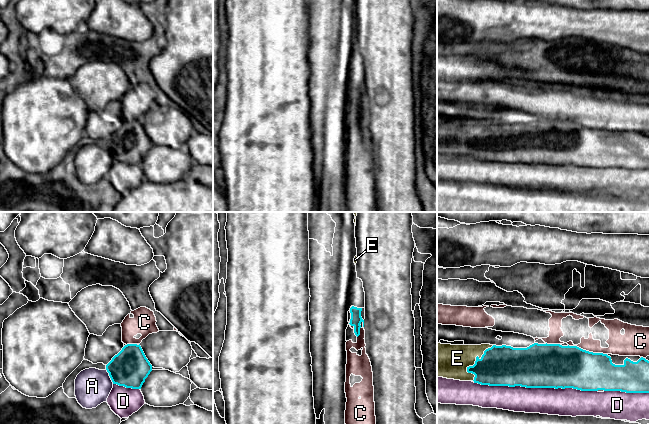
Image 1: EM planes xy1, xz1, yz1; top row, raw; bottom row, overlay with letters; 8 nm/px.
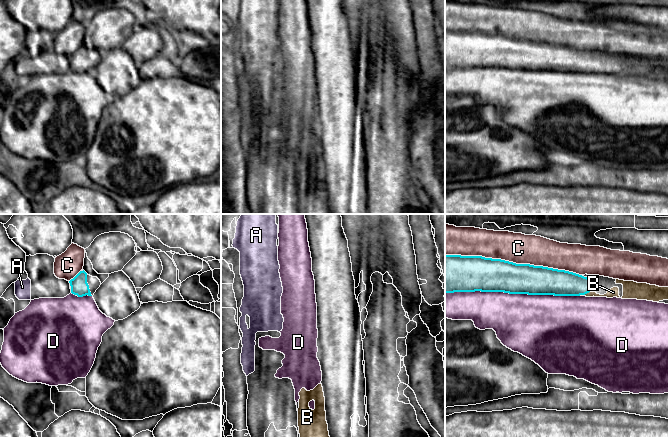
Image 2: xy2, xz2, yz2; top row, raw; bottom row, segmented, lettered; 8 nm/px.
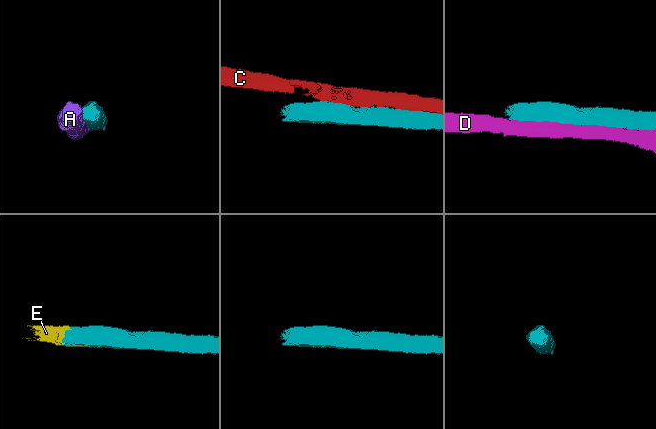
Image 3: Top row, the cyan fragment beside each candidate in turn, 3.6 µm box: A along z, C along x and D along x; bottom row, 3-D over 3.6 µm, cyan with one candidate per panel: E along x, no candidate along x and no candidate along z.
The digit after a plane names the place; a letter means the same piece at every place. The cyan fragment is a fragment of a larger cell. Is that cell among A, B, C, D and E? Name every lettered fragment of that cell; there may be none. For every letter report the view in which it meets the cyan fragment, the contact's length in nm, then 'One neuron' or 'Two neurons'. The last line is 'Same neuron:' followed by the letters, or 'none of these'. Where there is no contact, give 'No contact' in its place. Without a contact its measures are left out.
A: Touches cyan in xy1. Shared border 140 nm. Two neurons
B: Touches cyan in yz2. Shared border 90 nm. One neuron
C: Touches cyan in yz2. Shared border 1100 nm. Two neurons
D: Touches cyan in yz2. Shared border 1100 nm. Two neurons
E: Touches cyan in yz1. Shared border 340 nm. One neuron
Same neuron: B, E

